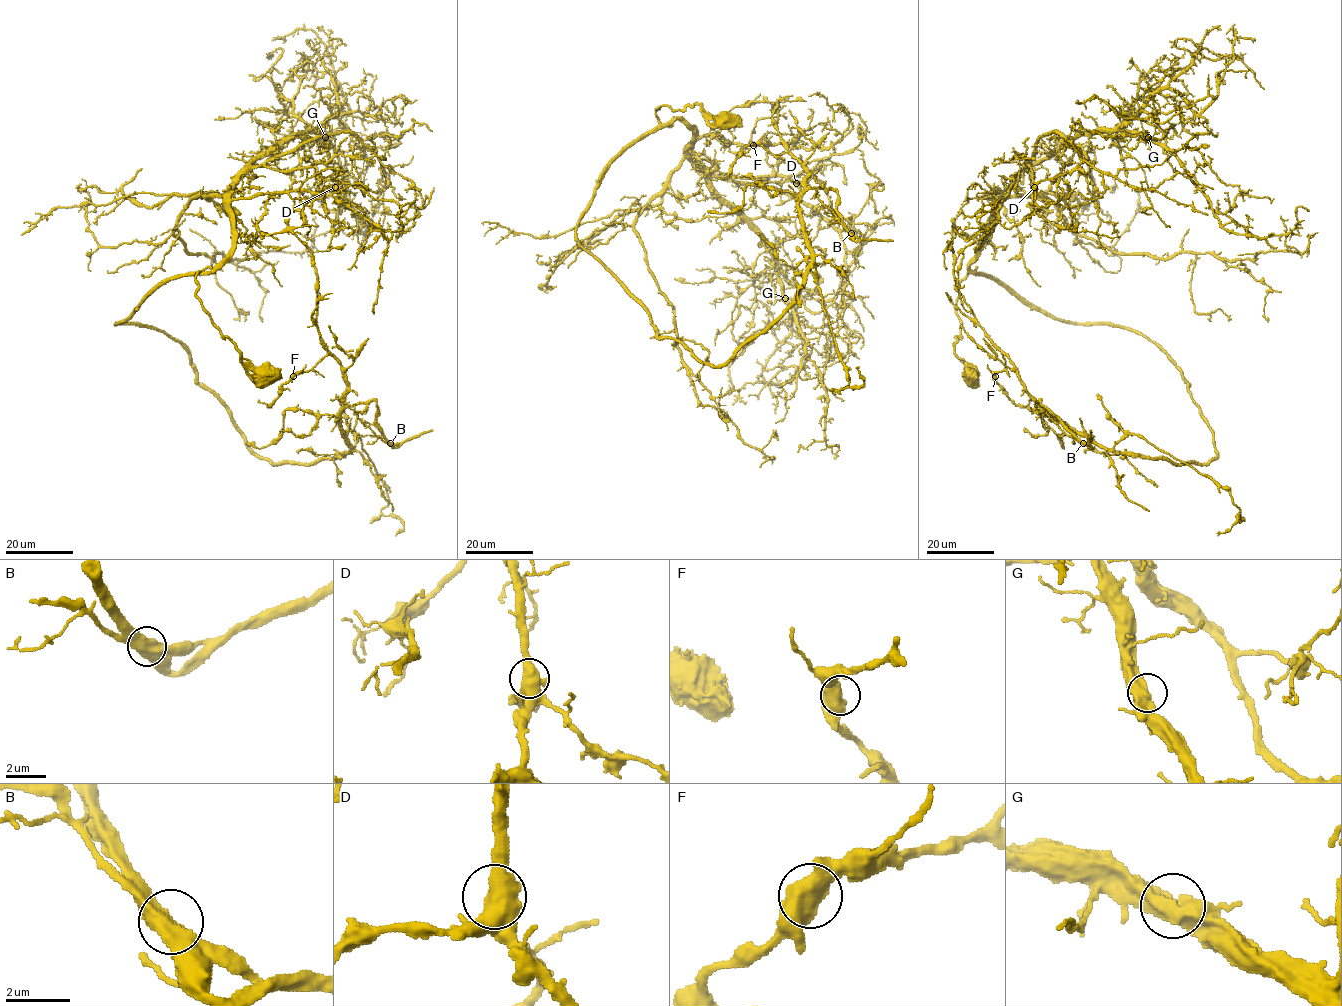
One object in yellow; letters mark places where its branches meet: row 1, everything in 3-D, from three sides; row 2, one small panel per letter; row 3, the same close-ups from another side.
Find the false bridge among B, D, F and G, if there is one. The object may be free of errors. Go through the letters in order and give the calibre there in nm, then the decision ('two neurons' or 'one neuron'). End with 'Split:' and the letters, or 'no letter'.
B: 600 nm | two neurons
D: 600 nm | one neuron
F: 600 nm | one neuron
G: 600 nm | one neuron
Split: B

